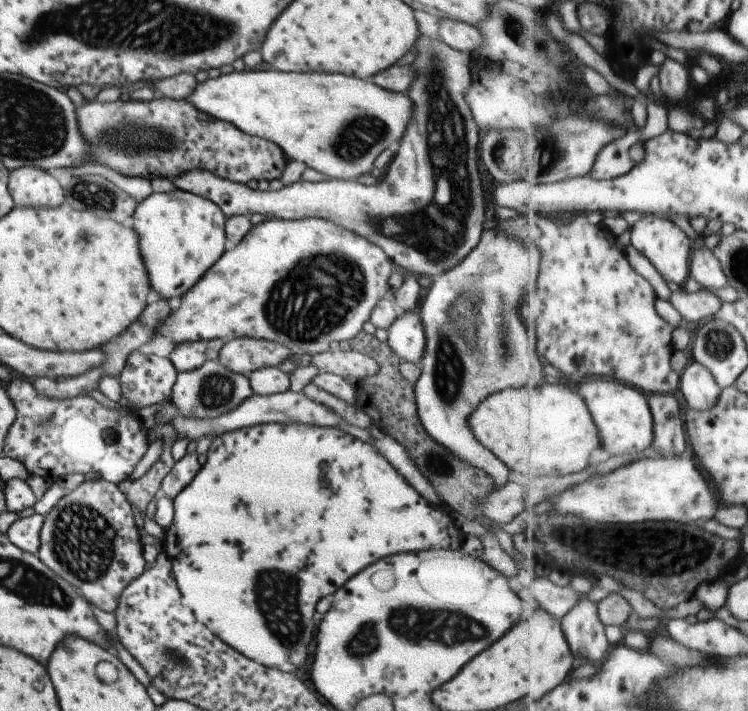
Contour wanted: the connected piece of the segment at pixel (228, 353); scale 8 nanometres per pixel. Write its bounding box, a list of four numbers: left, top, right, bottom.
[216,338,291,375]

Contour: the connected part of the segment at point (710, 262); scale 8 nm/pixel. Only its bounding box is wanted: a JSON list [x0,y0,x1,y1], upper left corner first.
[691,235,730,289]

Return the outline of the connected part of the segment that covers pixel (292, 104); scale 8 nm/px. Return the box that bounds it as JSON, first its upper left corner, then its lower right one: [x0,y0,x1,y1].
[184,70,413,180]

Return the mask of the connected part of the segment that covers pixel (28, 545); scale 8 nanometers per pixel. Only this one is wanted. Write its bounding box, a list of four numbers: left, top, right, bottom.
[6,512,44,555]

